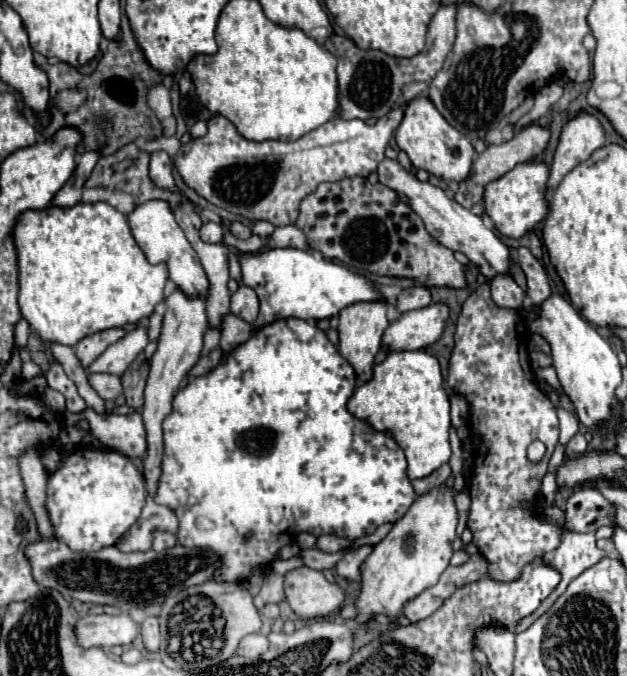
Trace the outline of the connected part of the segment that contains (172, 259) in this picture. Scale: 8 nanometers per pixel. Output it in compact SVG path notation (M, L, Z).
M150 200L146 204L136 206L134 212L130 214L130 230L132 230L138 246L144 250L148 262L152 262L152 264L164 262L168 266L170 280L176 284L178 290L184 290L184 294L188 294L188 298L208 298L208 288L210 288L208 276L206 276L204 268L200 266L194 248L186 240L180 226L176 224L174 214L166 202Z

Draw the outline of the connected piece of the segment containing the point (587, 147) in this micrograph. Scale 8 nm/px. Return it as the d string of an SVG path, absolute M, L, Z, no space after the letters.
M578 114L574 120L570 120L560 134L560 142L554 154L554 162L550 166L550 178L548 188L556 188L560 180L576 168L580 162L588 160L594 150L606 144L602 124L598 118L590 114Z

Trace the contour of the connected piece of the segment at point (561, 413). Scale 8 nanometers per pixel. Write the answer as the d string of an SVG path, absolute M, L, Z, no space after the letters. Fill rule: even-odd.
M556 408L558 410L558 418L560 418L560 444L566 446L566 442L578 432L578 418L568 412L568 410L562 410L562 408Z

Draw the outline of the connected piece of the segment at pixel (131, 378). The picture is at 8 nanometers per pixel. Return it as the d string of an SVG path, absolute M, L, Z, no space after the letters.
M140 352L128 370L122 374L122 388L126 396L126 404L134 410L142 410L144 406L144 386L150 370L150 360Z

